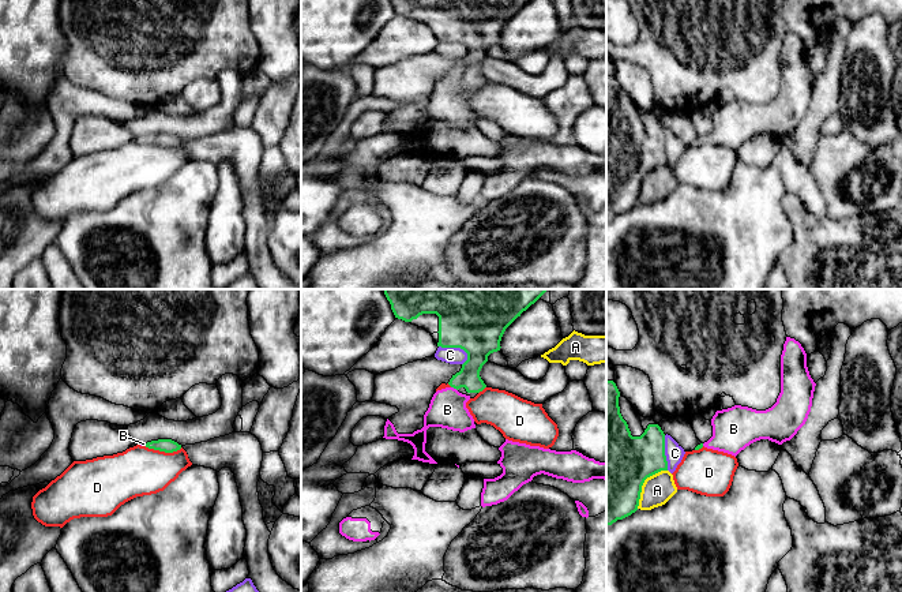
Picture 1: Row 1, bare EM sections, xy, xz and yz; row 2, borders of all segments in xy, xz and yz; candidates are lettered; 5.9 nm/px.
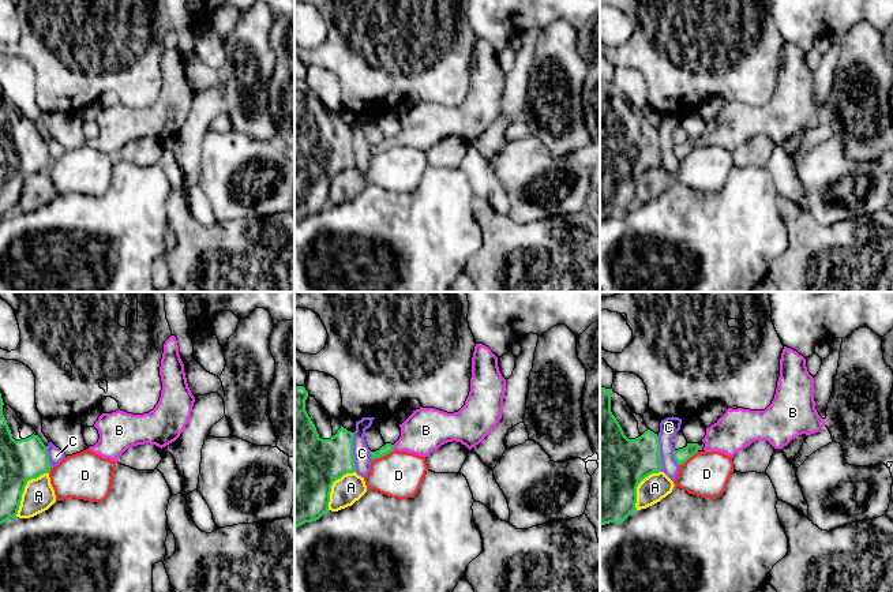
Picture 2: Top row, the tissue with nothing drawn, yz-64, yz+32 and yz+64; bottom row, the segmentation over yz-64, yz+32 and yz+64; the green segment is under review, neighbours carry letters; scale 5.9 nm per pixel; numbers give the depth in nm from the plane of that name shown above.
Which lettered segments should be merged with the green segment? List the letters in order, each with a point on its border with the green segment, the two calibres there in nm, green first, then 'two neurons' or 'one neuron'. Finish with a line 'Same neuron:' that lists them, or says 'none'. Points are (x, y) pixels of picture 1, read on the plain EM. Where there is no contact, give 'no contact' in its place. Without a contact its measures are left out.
A: contact yz (643, 176); calibres 480 and 180 nm; two neurons
B: contact xz (454, 82); calibres 130 and 220 nm; one neuron
C: contact xz (455, 41); calibres 280 and 100 nm; two neurons
D: contact xy (164, 145); calibres 80 and 300 nm; two neurons
Same neuron: B

